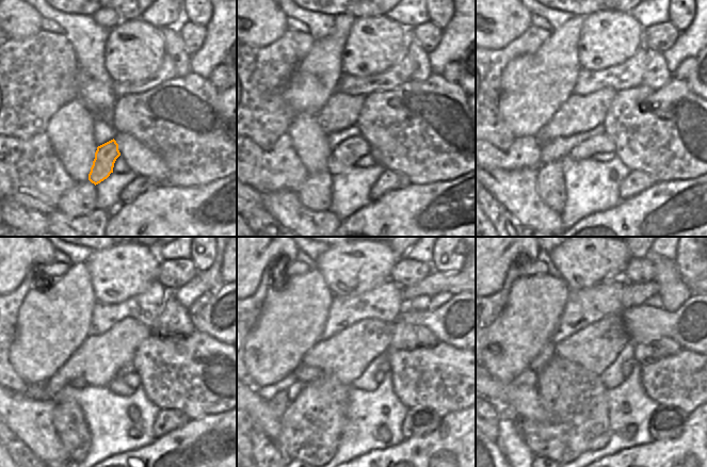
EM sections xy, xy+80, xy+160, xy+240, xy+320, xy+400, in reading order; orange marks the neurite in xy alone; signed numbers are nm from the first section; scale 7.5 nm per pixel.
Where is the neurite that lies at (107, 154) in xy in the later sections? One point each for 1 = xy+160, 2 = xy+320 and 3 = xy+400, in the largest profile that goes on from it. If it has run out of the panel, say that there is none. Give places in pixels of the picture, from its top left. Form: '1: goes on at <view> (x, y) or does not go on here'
1: goes on at xy+160 (599, 144)
2: goes on at xy+320 (384, 368)
3: goes on at xy+400 (627, 367)

